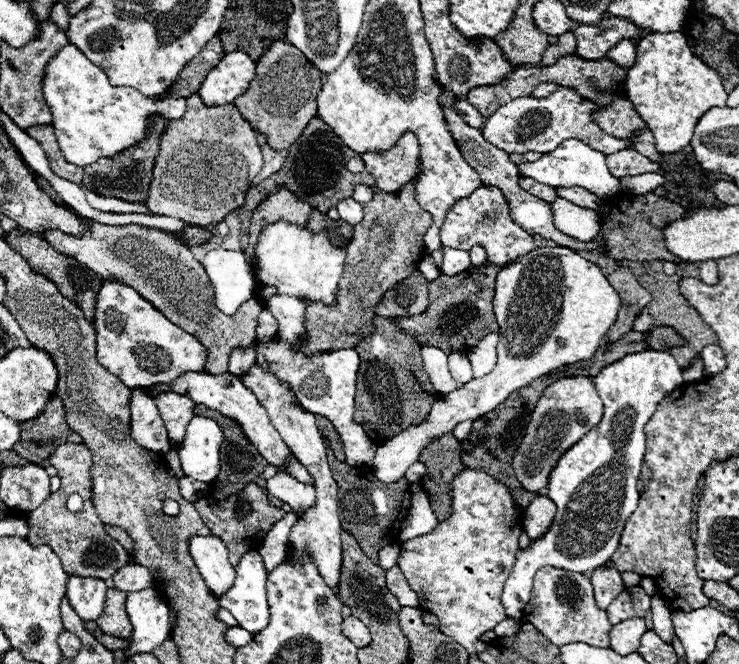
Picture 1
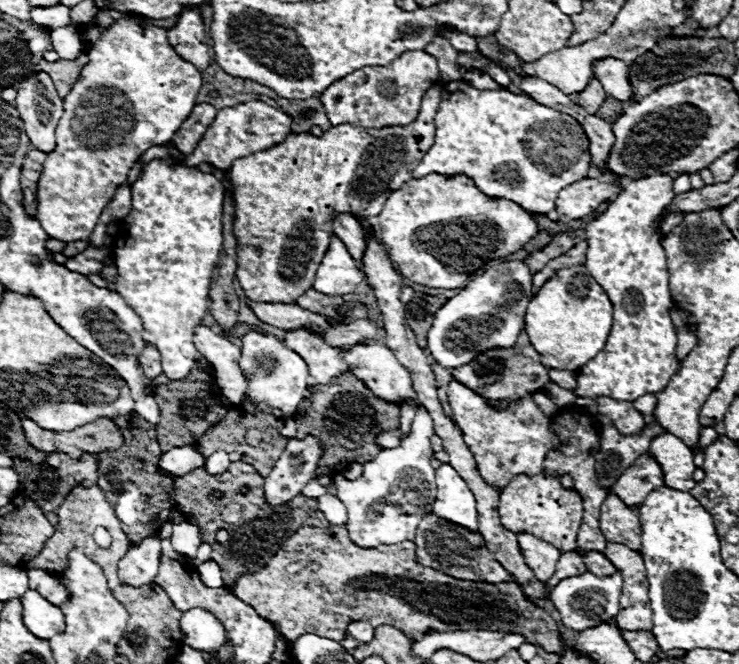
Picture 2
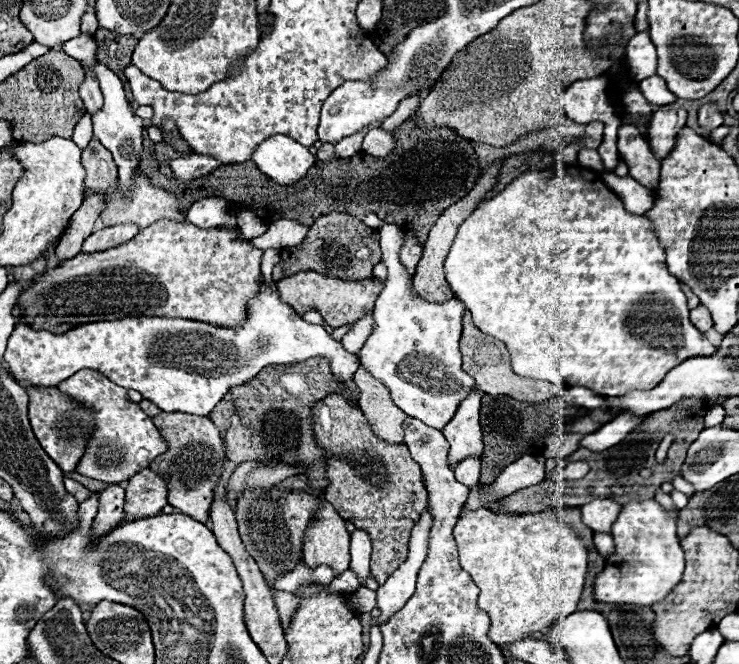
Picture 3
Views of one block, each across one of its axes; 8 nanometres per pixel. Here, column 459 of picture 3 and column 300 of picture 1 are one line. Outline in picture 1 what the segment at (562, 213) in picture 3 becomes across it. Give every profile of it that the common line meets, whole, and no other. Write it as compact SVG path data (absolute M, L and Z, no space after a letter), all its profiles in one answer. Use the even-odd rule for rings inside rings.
M276 222L268 224L256 246L256 296L270 298L270 294L294 294L304 302L322 300L324 304L334 302L336 286L344 272L346 250L340 248L338 240L332 240L328 232L312 236L308 228L294 224Z

